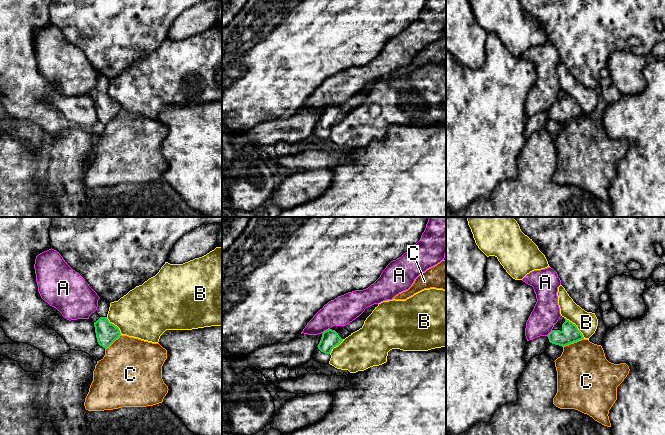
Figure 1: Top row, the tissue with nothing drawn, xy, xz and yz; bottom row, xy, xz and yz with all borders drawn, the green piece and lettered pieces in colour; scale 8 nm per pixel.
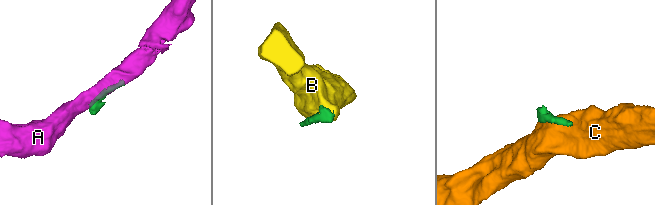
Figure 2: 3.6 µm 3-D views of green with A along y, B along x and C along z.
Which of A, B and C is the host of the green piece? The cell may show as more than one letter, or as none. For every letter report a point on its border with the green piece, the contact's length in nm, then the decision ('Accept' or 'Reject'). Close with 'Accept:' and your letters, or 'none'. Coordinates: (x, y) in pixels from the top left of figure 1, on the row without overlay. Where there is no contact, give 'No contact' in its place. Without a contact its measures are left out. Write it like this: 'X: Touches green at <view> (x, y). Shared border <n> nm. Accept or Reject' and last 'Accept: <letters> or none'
A: Touches green at xz (326, 106). Shared border 80 nm. Reject
B: Touches green at yz (576, 102). Shared border 240 nm. Reject
C: Touches green at yz (573, 118). Shared border 180 nm. Reject
Accept: none

